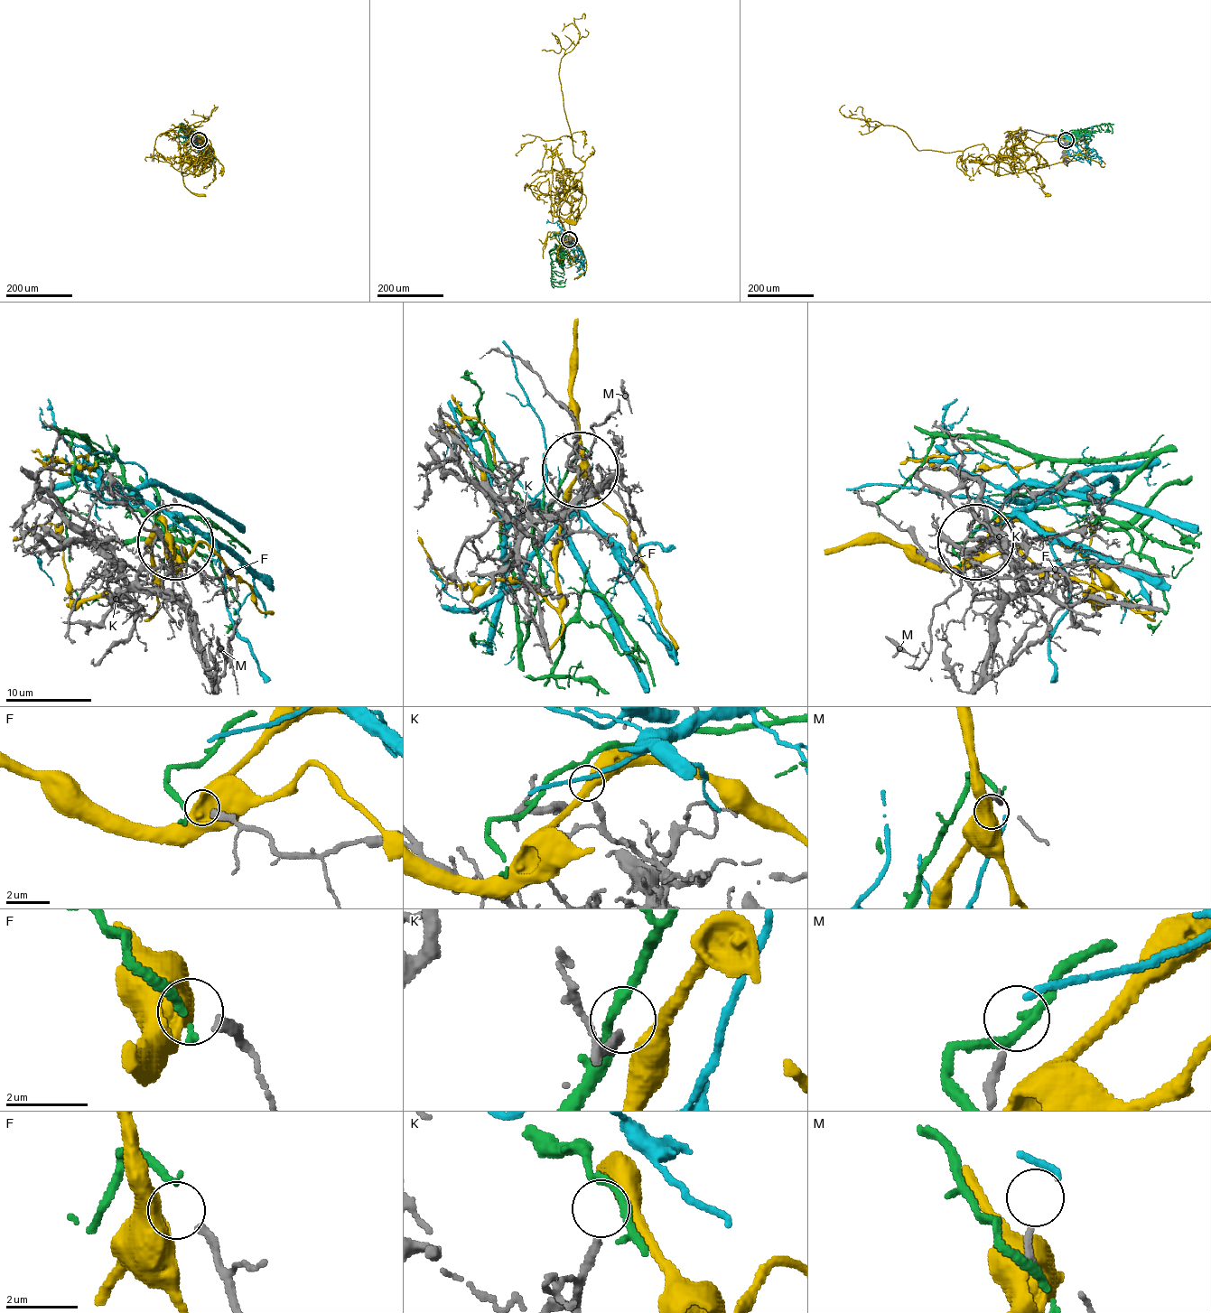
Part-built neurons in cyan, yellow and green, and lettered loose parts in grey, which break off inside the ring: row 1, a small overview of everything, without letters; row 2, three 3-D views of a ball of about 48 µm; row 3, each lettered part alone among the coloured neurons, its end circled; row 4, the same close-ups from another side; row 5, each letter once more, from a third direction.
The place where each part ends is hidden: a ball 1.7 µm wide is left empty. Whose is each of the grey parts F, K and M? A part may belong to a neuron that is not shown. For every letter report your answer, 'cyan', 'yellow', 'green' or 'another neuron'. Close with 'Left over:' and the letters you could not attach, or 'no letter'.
F: green
K: another neuron
M: cyan
Left over: K

